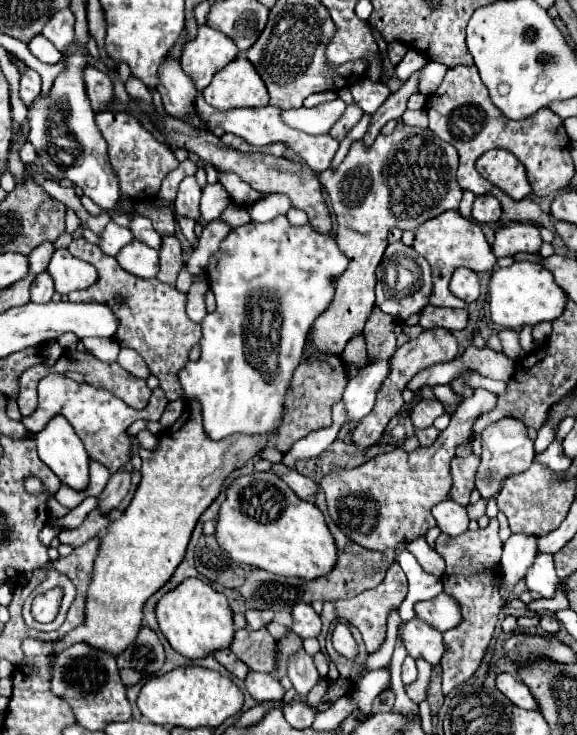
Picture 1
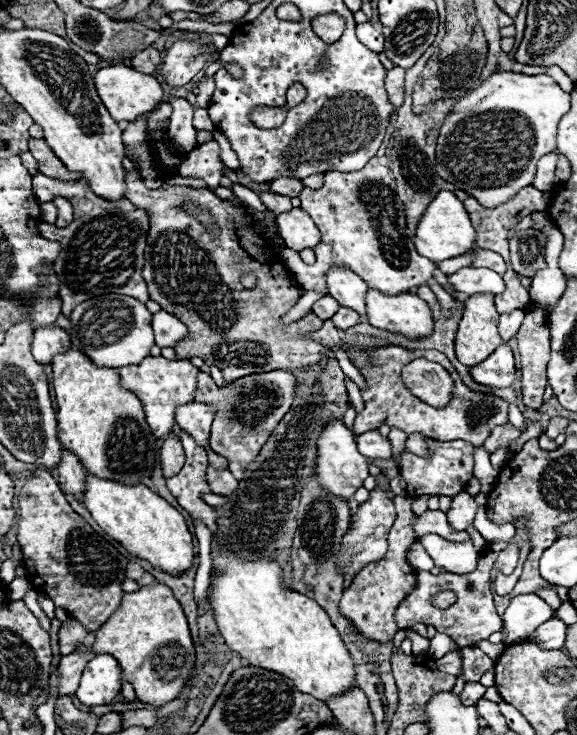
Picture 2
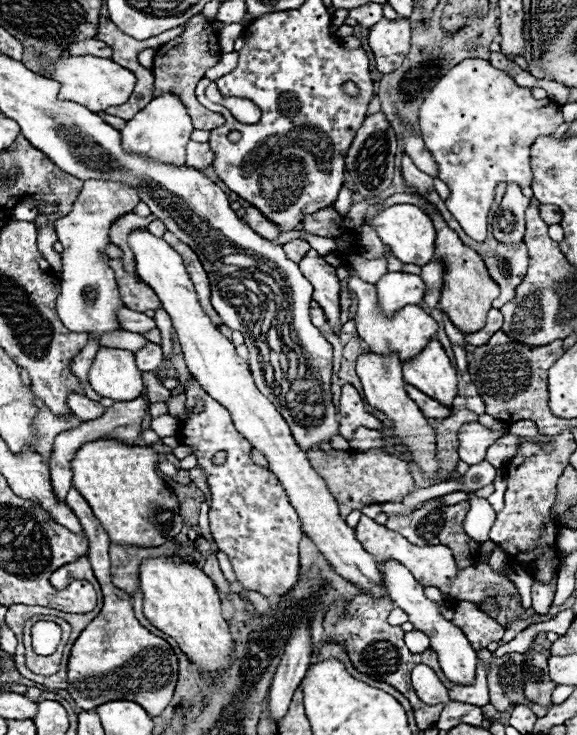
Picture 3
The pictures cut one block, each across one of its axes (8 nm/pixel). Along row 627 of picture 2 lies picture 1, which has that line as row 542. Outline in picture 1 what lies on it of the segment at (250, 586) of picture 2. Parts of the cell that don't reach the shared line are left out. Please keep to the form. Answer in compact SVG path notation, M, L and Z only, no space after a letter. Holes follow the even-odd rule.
M272 470L240 476L226 488L226 500L222 502L216 518L216 540L234 562L250 564L280 576L300 576L312 580L328 574L336 564L336 544L326 526L324 514L314 502L300 500Z

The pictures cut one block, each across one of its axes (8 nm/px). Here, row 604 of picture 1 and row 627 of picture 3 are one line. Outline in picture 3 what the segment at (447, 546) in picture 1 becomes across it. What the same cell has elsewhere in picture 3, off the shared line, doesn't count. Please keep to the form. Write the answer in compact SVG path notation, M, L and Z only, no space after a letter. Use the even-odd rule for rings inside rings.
M458 602L452 622L466 634L474 650L488 648L490 642L498 642L504 634L504 628L472 602Z

